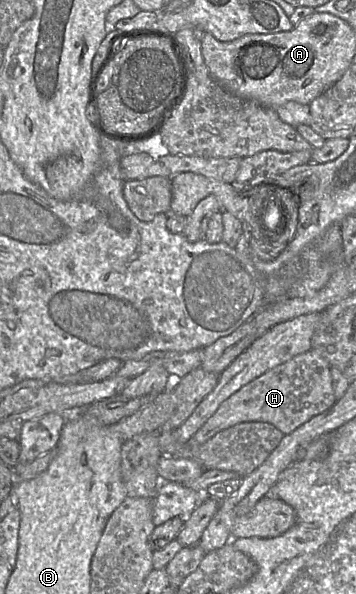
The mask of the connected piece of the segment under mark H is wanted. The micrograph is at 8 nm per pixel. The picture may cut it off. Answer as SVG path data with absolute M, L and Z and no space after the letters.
M310 349L241 387L218 407L193 438L203 444L217 433L243 422L270 423L283 434L290 434L335 403L330 365Z

